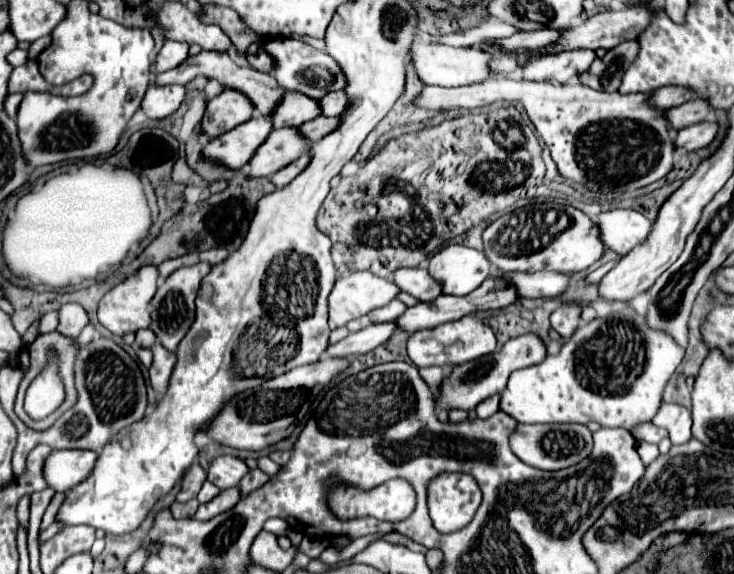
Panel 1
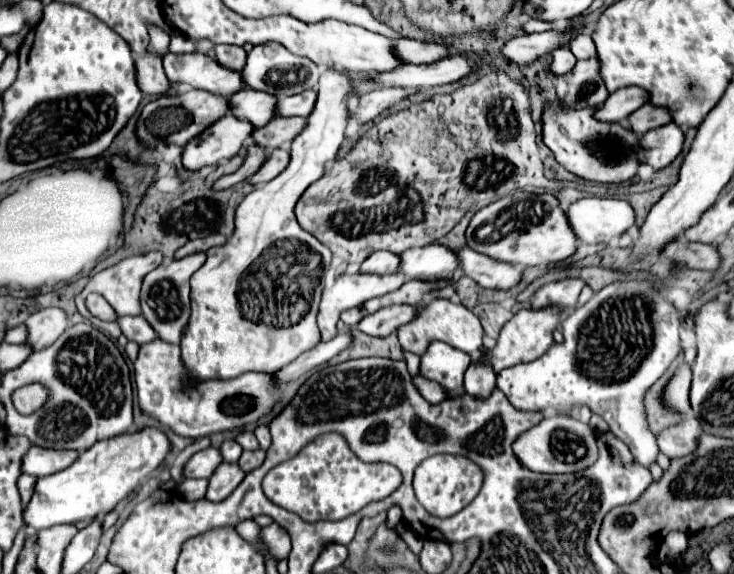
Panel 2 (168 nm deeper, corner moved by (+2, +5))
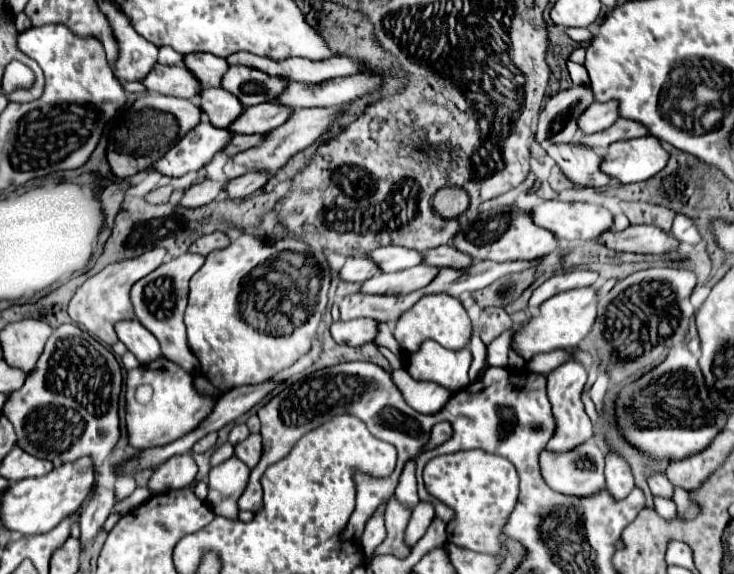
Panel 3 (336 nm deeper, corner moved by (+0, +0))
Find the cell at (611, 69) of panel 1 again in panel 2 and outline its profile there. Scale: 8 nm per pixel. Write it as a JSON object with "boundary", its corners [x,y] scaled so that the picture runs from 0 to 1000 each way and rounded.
{"boundary":[[[790,105],[777,125],[760,132],[757,164],[768,192],[820,181],[828,157],[820,150],[820,136],[815,136],[815,105]]]}

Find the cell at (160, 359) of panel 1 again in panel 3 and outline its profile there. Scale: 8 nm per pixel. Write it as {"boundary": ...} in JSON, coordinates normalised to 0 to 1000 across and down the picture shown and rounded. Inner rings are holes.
{"boundary":[[[218,622],[207,632],[191,636],[174,646],[174,660],[172,660],[172,744],[174,744],[177,775],[188,782],[223,779],[245,765],[248,758],[264,751],[283,726],[283,720],[289,720],[292,702],[297,702],[297,688],[267,685],[264,657],[256,646],[251,646],[243,632]],[[191,671],[204,671],[210,681],[207,695],[199,706],[185,699],[185,678]]]}

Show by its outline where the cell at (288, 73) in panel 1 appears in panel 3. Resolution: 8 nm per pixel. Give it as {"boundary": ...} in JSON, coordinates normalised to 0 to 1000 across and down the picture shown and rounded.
{"boundary":[[[316,113],[302,138],[302,152],[319,162],[335,186],[357,176],[376,176],[376,166],[381,166],[390,148],[387,134],[371,134],[335,113]]]}

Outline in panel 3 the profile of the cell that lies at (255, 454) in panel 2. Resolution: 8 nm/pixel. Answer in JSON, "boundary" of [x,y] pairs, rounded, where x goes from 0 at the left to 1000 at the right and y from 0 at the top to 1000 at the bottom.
{"boundary":[[[341,758],[338,765],[332,765],[330,772],[322,775],[319,796],[324,796],[332,810],[338,810],[341,817],[349,814],[349,807],[354,803],[357,793],[357,772],[354,772],[354,758]]]}

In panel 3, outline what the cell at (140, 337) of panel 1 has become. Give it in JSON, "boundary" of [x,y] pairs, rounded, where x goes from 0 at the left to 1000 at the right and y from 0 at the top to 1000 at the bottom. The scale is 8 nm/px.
{"boundary":[[[188,556],[158,563],[158,580],[161,591],[174,605],[174,611],[185,618],[191,632],[204,632],[218,622],[215,591],[199,570],[193,570]]]}

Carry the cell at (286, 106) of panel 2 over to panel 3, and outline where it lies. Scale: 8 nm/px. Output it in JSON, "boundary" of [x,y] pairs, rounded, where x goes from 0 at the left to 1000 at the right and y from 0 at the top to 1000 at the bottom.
{"boundary":[[[354,179],[349,186],[338,186],[322,214],[316,214],[313,228],[319,232],[368,232],[371,225],[387,218],[398,204],[398,186],[381,186],[381,179]]]}

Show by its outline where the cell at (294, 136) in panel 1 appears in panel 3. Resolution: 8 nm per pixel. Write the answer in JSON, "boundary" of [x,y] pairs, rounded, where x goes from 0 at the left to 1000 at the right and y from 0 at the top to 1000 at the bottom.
{"boundary":[[[275,315],[270,322],[262,322],[248,347],[243,350],[251,361],[272,361],[281,357],[286,350],[292,350],[300,336],[305,336],[305,326],[311,322],[311,315]]]}

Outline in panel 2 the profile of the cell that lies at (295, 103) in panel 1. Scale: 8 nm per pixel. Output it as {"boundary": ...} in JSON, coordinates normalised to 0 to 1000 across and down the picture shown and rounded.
{"boundary":[[[330,153],[311,174],[311,192],[327,209],[338,209],[346,223],[362,220],[373,206],[373,178],[371,164],[357,164],[351,157]]]}

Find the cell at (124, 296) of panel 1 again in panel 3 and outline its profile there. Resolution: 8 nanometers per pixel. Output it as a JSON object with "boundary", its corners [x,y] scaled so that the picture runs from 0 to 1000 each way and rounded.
{"boundary":[[[213,430],[207,437],[199,437],[196,444],[185,448],[185,451],[172,451],[163,458],[153,458],[144,469],[139,469],[134,479],[123,483],[98,517],[95,531],[93,531],[93,545],[98,552],[98,559],[104,559],[114,577],[120,577],[125,587],[131,587],[139,601],[155,601],[161,594],[155,566],[166,556],[183,556],[183,538],[177,528],[177,503],[180,497],[199,483],[202,476],[207,476],[210,469],[215,469],[226,451],[226,437]]]}

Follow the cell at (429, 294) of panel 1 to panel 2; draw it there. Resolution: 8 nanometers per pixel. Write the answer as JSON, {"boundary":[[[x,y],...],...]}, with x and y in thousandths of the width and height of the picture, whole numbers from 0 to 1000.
{"boundary":[[[512,436],[490,460],[490,474],[504,477],[531,477],[540,470],[542,470],[542,449],[529,436]]]}

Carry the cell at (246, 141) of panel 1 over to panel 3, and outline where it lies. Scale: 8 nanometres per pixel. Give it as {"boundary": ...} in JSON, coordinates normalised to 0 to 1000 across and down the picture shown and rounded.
{"boundary":[[[278,204],[278,211],[251,242],[245,242],[245,249],[240,249],[240,256],[234,256],[215,284],[210,284],[210,291],[229,308],[248,308],[259,298],[272,298],[313,249],[313,242],[316,228],[289,221],[289,214],[283,214]]]}

